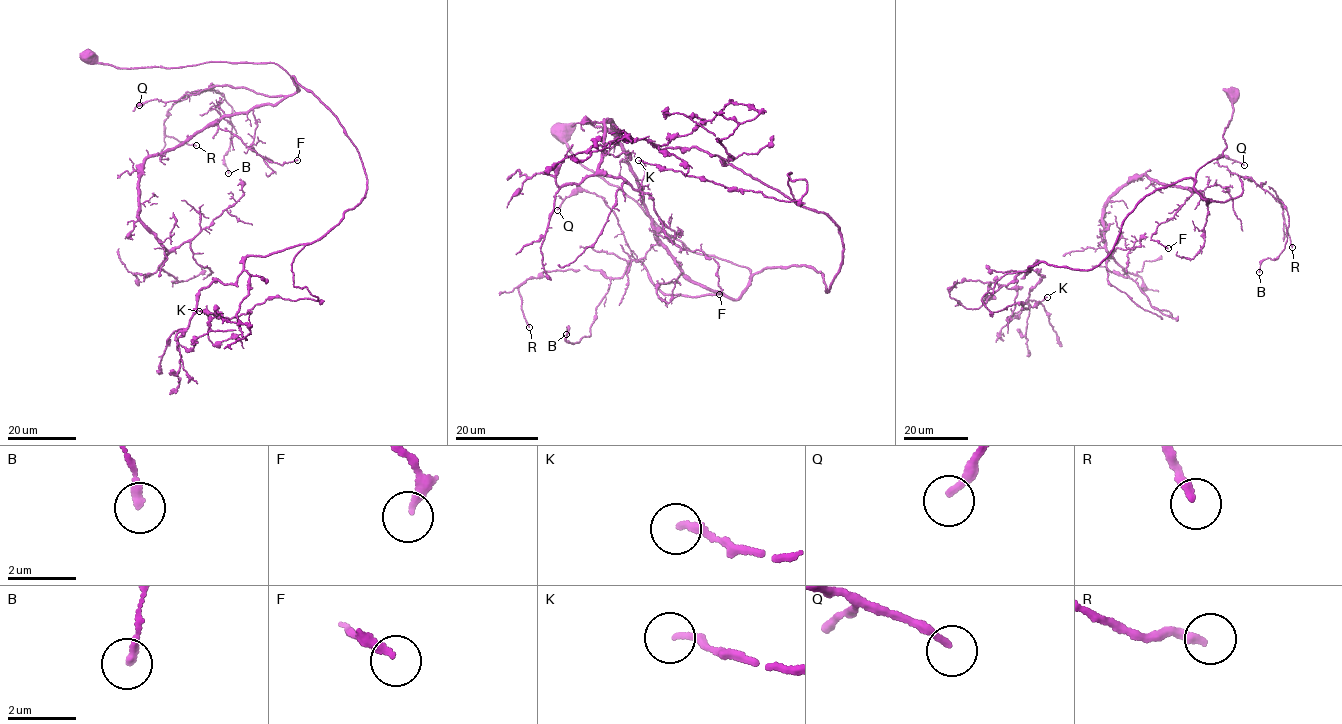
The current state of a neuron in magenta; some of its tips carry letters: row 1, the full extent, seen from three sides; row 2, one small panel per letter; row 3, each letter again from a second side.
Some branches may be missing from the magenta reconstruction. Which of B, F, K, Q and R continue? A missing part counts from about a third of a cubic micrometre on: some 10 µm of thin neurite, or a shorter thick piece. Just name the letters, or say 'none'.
K

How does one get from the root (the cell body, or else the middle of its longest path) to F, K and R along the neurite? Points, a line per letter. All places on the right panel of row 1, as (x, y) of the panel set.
F: (1233, 94), (1226, 147), (1196, 174), (1196, 191), (1211, 200), (1195, 191), (1156, 227), (1151, 239), (1168, 248)
K: (1233, 94), (1222, 156), (1138, 201), (1104, 260), (1040, 261), (981, 298), (995, 312), (1047, 297)
R: (1233, 94), (1226, 147), (1199, 168), (1194, 188), (1222, 202), (1243, 193), (1241, 176), (1266, 182), (1292, 247)

